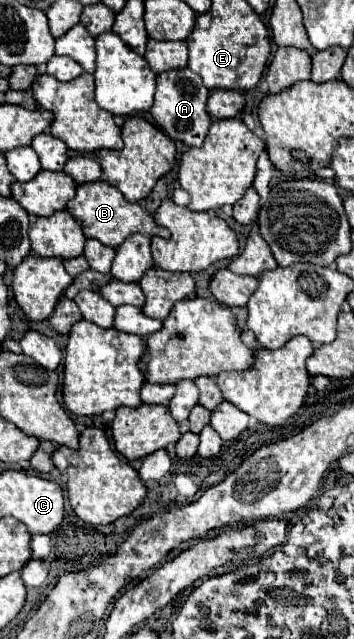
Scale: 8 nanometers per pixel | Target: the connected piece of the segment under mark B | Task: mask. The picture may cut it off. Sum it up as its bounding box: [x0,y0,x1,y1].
[68,182,170,248]

